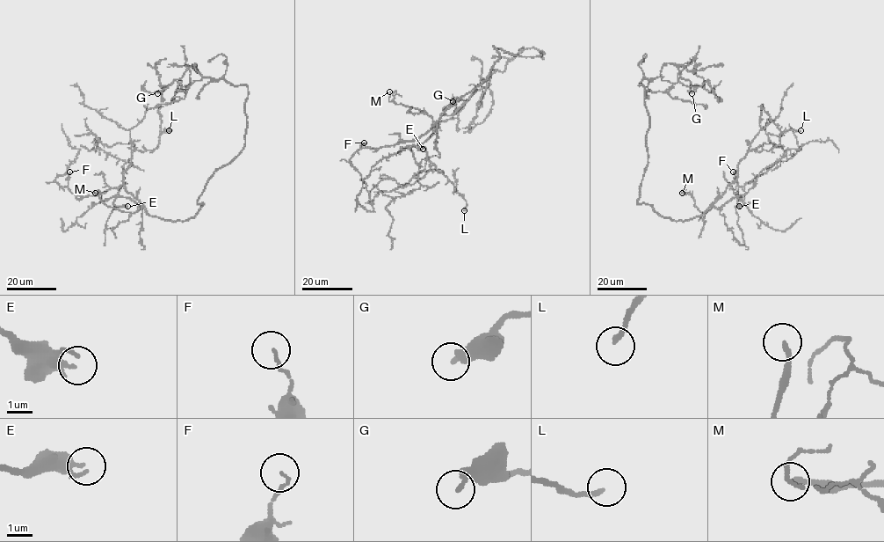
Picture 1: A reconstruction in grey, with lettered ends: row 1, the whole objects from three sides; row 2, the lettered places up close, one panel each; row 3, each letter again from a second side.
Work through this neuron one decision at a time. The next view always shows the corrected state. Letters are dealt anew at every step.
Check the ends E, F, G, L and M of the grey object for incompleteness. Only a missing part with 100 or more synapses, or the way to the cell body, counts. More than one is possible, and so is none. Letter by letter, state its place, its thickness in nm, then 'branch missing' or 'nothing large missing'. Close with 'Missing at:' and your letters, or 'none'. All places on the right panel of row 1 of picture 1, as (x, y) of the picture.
E: at (739, 206); 240 nm thick; nothing large missing
F: at (733, 172); 100 nm thick; nothing large missing
G: at (691, 93); 260 nm thick; nothing large missing
L: at (800, 130); 190 nm thick; nothing large missing
M: at (682, 193); 220 nm thick; branch missing
Missing at: M

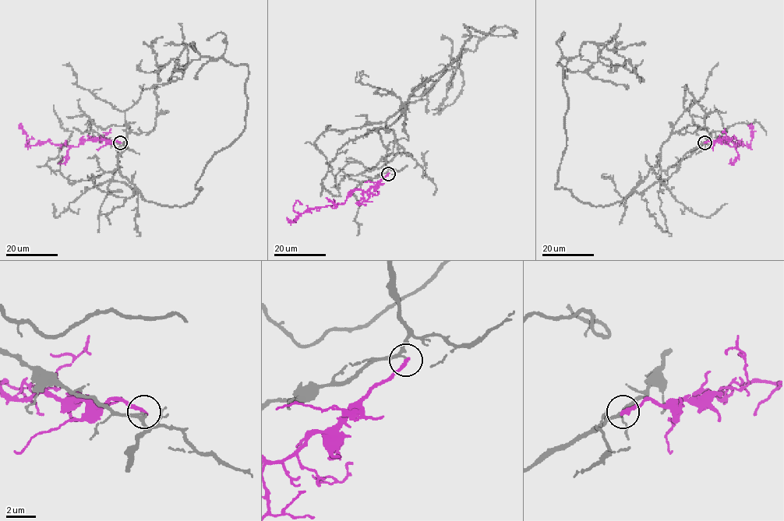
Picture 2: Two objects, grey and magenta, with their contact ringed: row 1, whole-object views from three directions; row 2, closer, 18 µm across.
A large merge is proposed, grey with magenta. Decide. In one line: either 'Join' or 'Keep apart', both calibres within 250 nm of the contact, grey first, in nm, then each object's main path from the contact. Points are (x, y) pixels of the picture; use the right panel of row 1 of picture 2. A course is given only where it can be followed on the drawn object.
Keep apart. Thickness 180 nm (grey) against 220 nm. Course of grey: (704, 143), (621, 201), (555, 188), (559, 61), (592, 42), (623, 66), (605, 42). Course of magenta: (704, 142), (721, 139), (731, 146), (737, 145), (738, 142), (749, 146), (752, 135), (752, 125), (750, 124)

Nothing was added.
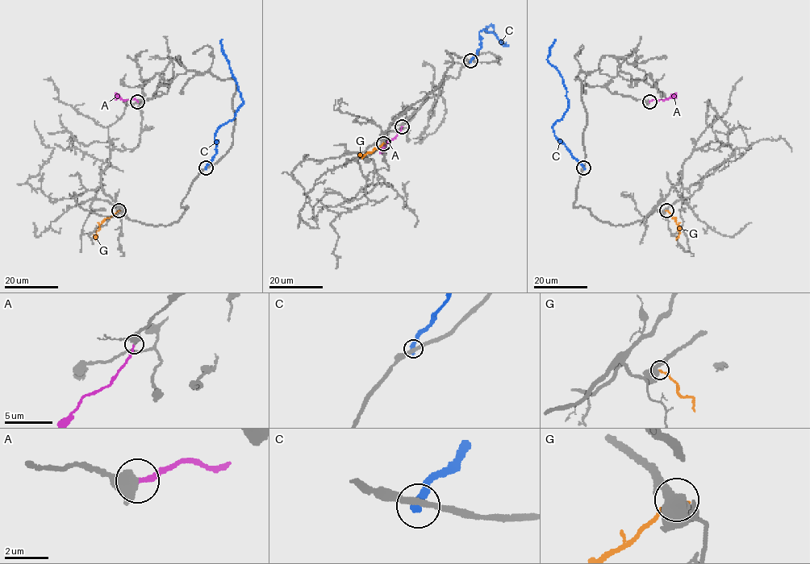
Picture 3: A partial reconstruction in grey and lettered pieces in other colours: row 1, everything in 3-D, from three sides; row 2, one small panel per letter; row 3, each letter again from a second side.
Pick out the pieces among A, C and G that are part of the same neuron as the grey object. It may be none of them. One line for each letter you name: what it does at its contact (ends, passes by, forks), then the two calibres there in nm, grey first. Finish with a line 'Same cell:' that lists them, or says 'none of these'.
A: it ends | 480/180 nm
Same cell: A

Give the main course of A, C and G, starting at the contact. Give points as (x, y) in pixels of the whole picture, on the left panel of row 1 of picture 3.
A: (137, 101), (123, 100), (115, 93)
C: (206, 167), (216, 152), (215, 136), (218, 128), (234, 117), (243, 103), (220, 43), (221, 39)
G: (118, 210), (100, 226), (96, 232), (97, 240)

